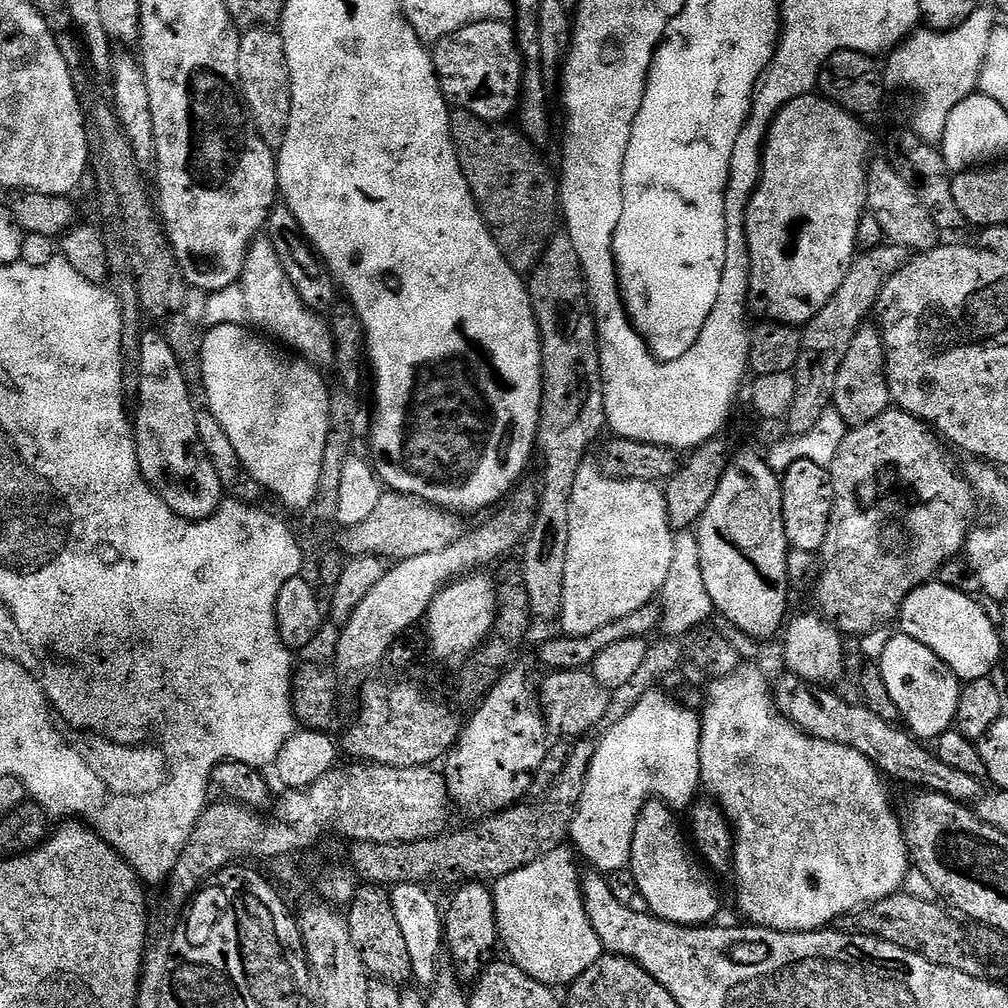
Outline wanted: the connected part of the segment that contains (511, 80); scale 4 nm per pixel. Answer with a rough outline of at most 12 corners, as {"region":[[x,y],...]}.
{"region":[[511,23],[435,45],[440,87],[489,122],[517,111],[524,62]]}

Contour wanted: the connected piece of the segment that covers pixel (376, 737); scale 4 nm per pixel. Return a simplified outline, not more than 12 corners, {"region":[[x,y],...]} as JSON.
{"region":[[373,687],[348,736],[361,761],[435,765],[462,720],[408,687]]}

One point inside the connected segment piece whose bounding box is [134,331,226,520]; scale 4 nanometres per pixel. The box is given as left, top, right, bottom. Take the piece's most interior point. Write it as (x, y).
(172, 457)

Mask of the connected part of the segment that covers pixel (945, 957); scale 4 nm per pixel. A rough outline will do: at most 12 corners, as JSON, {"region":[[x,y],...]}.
{"region":[[887,896],[855,917],[861,933],[935,964],[983,973],[971,934],[939,903]]}

